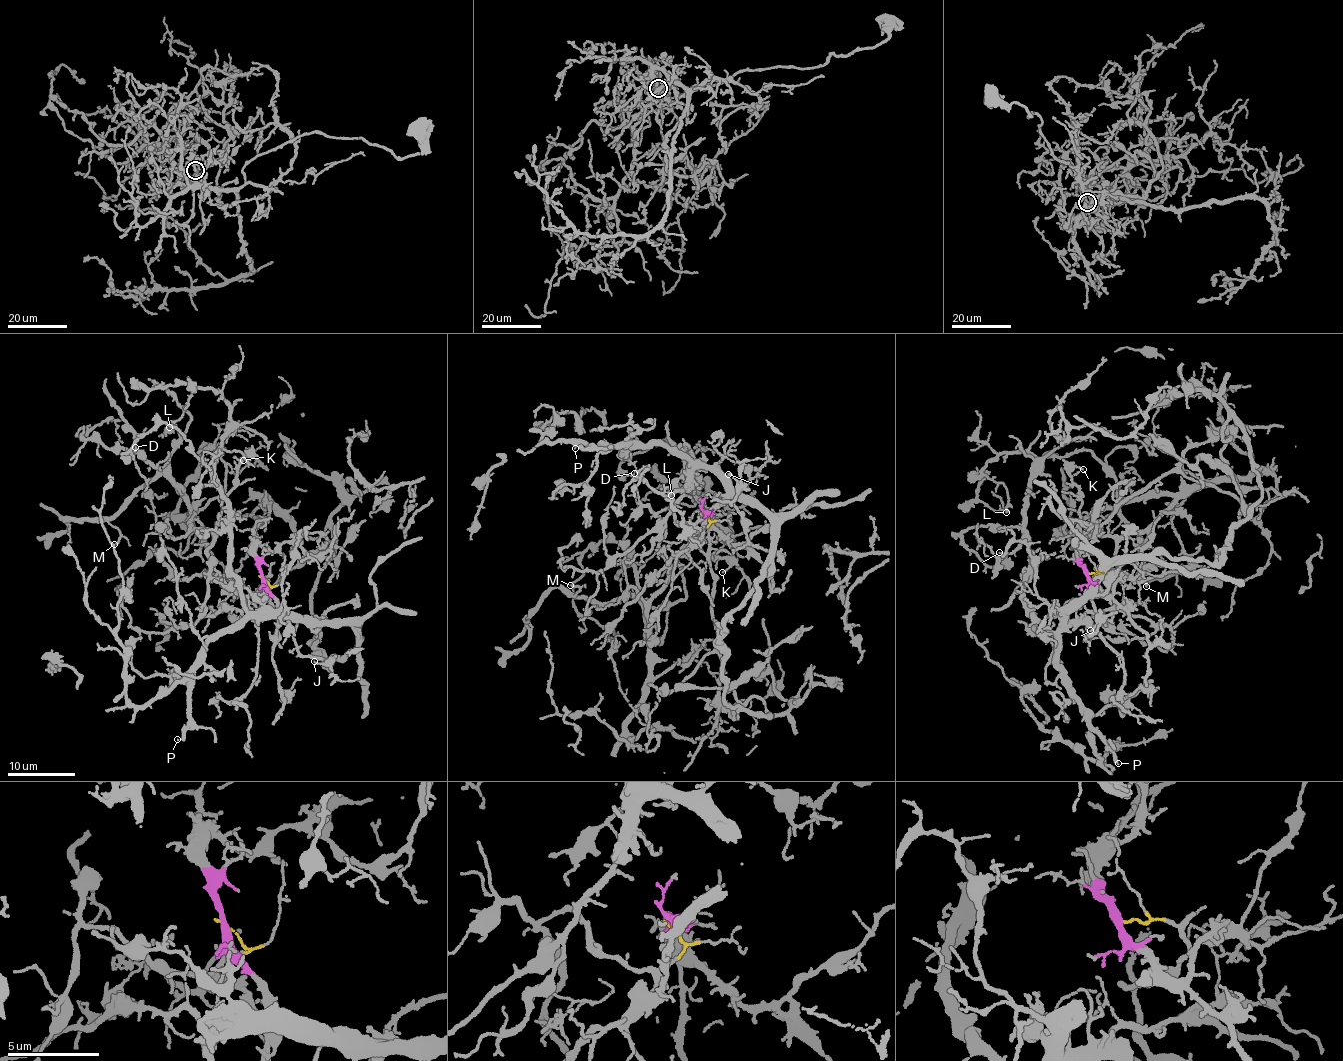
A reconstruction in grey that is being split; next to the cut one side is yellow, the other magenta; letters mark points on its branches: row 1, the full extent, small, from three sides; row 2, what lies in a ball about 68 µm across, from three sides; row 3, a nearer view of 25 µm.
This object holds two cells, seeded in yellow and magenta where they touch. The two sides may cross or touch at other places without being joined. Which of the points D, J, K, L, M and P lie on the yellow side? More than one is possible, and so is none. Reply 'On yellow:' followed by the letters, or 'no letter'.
On yellow: K, M

